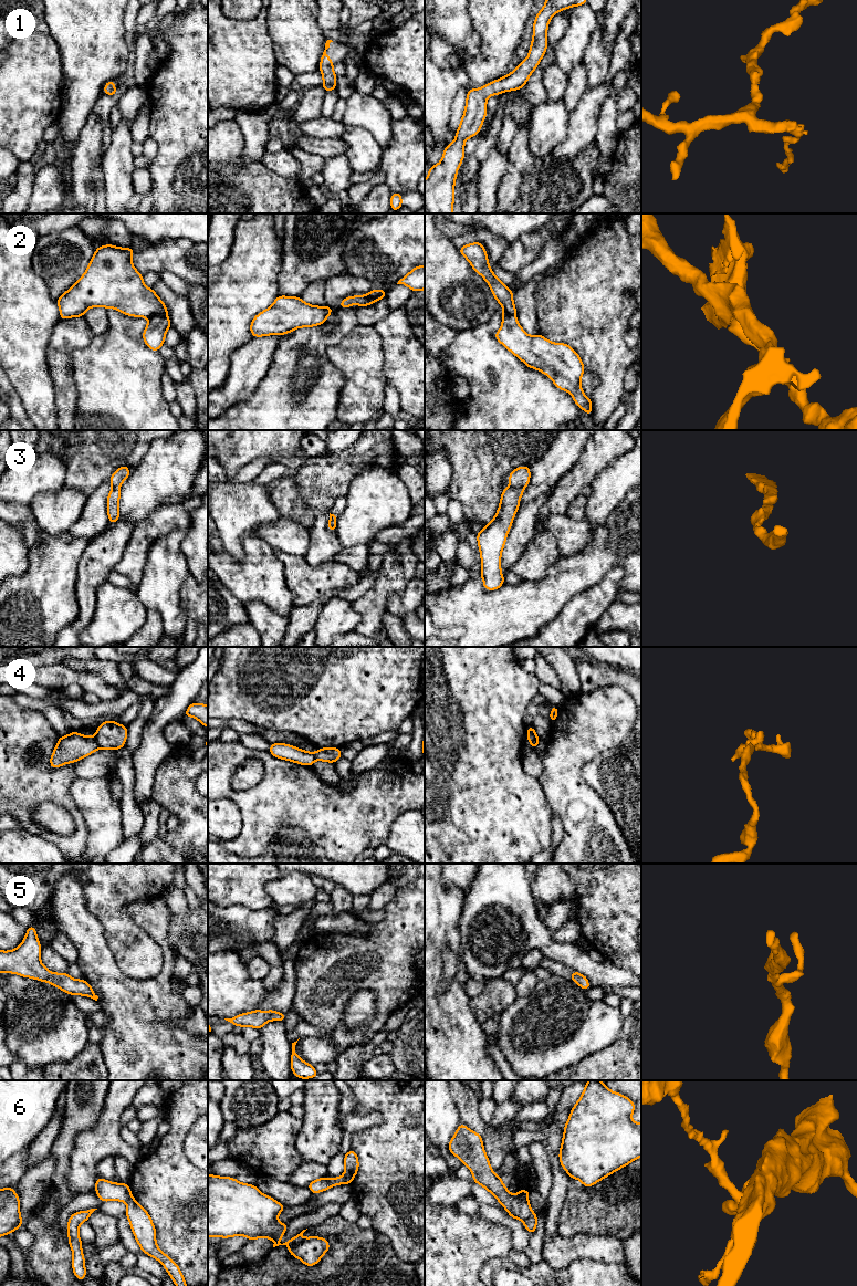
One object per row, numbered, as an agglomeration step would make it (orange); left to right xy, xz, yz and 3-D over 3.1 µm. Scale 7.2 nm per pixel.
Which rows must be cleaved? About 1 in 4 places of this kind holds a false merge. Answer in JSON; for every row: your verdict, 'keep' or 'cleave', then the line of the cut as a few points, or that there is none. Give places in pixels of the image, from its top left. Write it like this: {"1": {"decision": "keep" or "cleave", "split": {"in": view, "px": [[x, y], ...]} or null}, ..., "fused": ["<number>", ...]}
{"1": {"decision": "keep", "split": null}, "2": {"decision": "cleave", "split": {"in": "xy", "px": [[165, 313], [155, 313], [148, 317]]}}, "3": {"decision": "keep", "split": null}, "4": {"decision": "cleave", "split": {"in": "xy", "px": [[94, 736], [98, 746]]}}, "5": {"decision": "keep", "split": null}, "6": {"decision": "cleave", "split": {"in": "yz", "px": [[516, 1194], [526, 1200]]}}, "fused": ["2", "4", "6"]}

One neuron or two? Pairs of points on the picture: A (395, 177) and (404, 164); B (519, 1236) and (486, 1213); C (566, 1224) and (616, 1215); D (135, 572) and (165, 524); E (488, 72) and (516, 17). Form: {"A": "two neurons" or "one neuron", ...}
{"A": "one neuron", "B": "one neuron", "C": "one neuron", "D": "one neuron", "E": "one neuron"}

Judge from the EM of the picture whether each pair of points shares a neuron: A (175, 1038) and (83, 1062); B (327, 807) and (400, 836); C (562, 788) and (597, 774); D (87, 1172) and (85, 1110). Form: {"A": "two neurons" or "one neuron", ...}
{"A": "two neurons", "B": "two neurons", "C": "two neurons", "D": "two neurons"}

